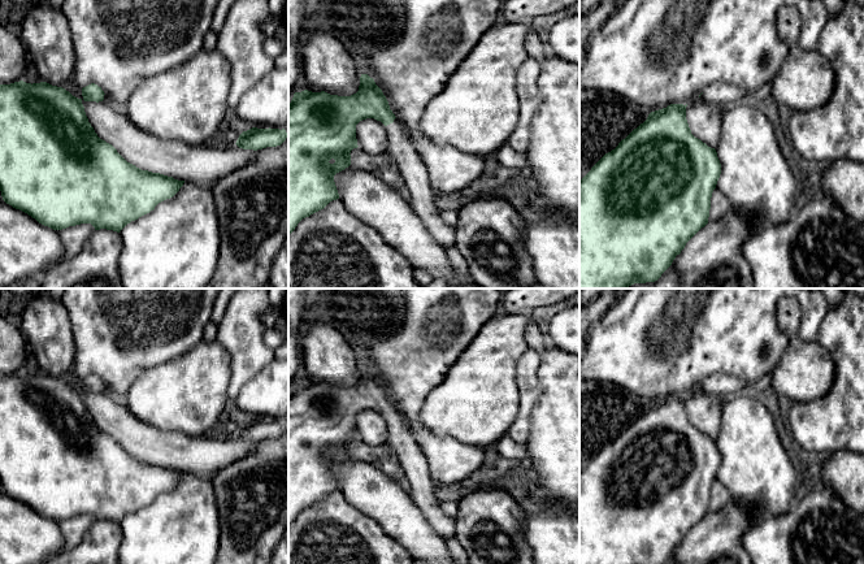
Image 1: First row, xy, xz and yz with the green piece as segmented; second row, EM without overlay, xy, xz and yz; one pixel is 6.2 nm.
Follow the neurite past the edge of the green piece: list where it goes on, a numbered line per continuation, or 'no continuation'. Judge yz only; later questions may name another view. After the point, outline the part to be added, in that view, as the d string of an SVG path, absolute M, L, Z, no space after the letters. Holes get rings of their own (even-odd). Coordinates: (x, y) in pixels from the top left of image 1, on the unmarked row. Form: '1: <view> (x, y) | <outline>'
1: yz (721, 385) | M713 374L704 379L699 391L704 394L713 394L722 398L729 398L730 395L747 387L750 382L725 374Z

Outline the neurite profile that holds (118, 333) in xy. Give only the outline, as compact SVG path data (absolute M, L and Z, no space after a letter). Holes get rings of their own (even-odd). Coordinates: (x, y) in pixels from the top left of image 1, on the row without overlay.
M65 288L62 304L68 311L75 360L73 370L81 378L97 376L107 391L123 399L131 385L146 370L168 363L192 350L201 339L210 322L220 288Z

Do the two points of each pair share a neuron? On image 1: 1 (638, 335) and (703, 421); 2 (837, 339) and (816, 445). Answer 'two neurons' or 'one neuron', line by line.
1: two neurons
2: one neuron

